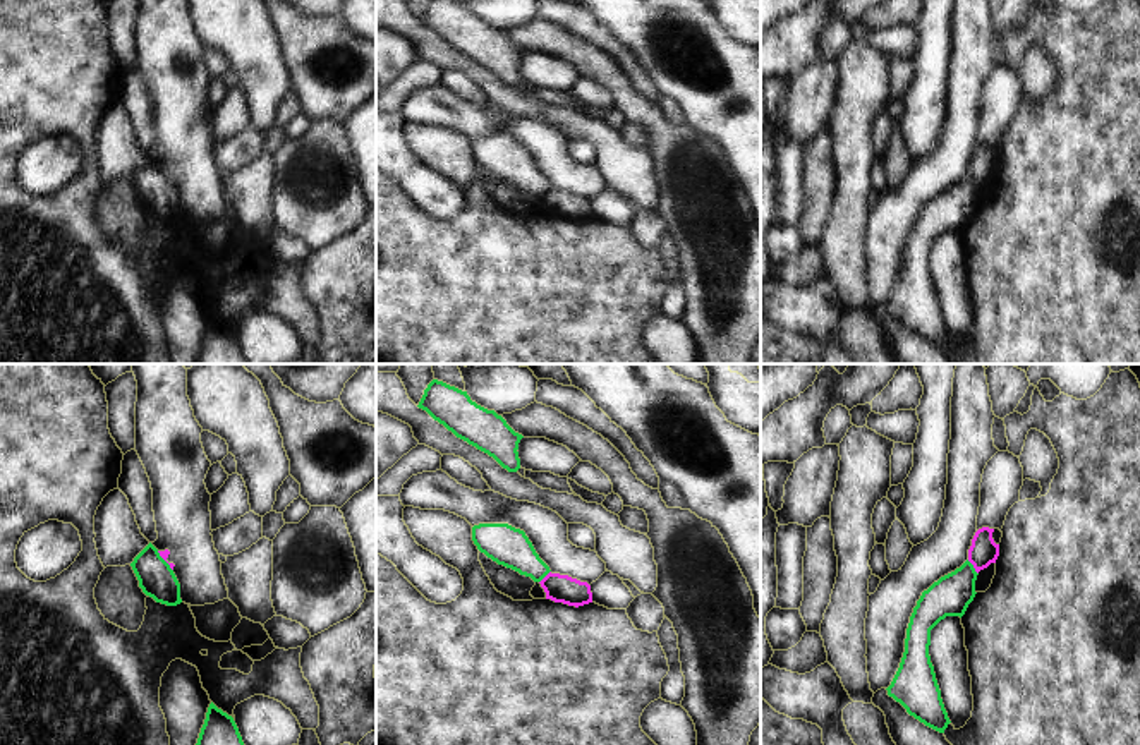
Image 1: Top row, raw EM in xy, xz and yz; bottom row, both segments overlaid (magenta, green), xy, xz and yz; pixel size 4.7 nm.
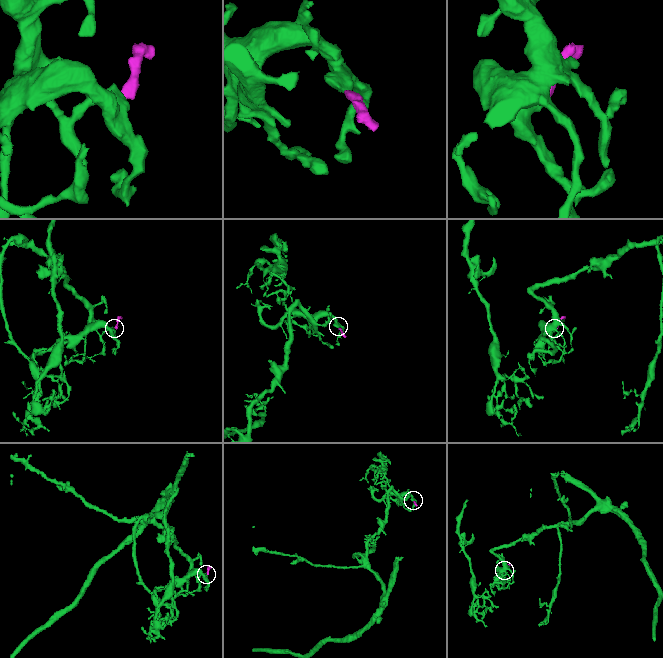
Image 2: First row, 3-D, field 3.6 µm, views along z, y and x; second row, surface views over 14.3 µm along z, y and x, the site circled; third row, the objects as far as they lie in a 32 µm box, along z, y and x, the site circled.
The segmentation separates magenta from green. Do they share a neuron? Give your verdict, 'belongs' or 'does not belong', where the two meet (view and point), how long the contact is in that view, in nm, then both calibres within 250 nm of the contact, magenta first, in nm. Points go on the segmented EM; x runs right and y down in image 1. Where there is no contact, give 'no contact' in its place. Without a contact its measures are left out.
does not belong | yz (974, 567) | 90 nm | 130/190 nm

